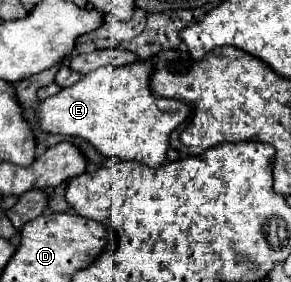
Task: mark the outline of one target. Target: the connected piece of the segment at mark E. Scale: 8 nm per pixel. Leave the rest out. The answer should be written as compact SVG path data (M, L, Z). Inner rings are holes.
M137 60L125 66L105 66L83 76L81 82L43 100L37 122L45 134L77 136L97 152L119 160L135 160L151 168L165 164L169 134L187 118L189 108L177 100L157 98L149 90L151 62Z

